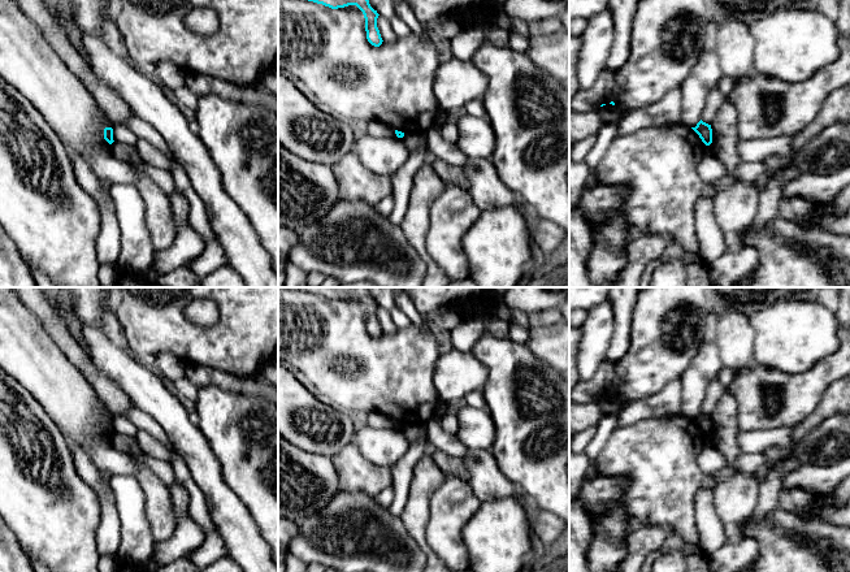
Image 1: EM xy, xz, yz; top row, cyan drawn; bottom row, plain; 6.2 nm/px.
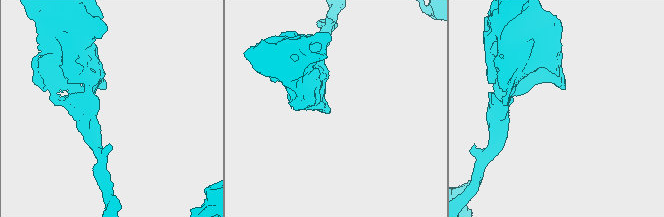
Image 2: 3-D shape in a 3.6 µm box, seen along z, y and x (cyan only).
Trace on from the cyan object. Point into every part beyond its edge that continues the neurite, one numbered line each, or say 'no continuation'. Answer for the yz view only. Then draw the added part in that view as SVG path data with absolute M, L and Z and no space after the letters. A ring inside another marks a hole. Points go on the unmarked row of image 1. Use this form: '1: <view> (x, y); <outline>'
no continuation

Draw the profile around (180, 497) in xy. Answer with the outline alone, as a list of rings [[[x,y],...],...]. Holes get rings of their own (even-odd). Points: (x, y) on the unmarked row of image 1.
[[[178,481],[169,488],[169,493],[173,503],[174,519],[178,523],[179,519],[188,512],[188,493]]]

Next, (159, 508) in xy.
[[[134,458],[134,460],[136,463],[134,477],[144,494],[146,516],[149,521],[153,540],[157,543],[170,538],[177,528],[169,488],[143,460],[139,458]]]

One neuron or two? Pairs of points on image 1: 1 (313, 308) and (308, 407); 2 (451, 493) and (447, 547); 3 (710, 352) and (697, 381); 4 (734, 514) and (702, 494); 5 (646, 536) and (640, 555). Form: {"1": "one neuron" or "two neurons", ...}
{"1": "two neurons", "2": "one neuron", "3": "one neuron", "4": "two neurons", "5": "one neuron"}

